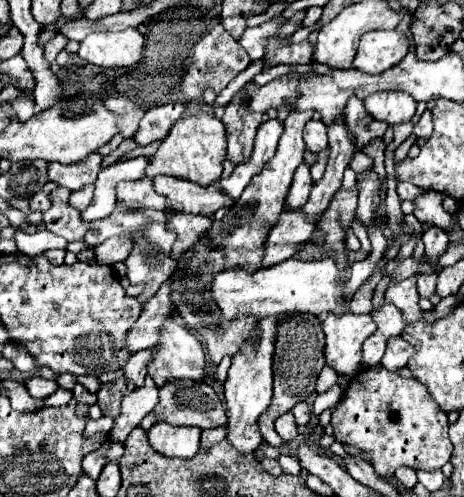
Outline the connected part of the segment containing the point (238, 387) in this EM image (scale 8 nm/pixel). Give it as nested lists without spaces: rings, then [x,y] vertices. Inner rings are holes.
[[[263,318],[259,320],[259,342],[253,340],[233,356],[233,364],[229,368],[227,380],[225,380],[225,404],[227,404],[227,442],[241,454],[251,454],[261,444],[257,418],[267,410],[271,404],[271,384],[273,384],[273,342],[275,342],[275,318]]]

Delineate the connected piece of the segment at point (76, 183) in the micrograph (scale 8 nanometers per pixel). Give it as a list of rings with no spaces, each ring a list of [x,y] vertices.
[[[93,152],[91,156],[87,156],[87,160],[83,160],[79,164],[51,162],[49,164],[49,176],[53,182],[75,192],[87,184],[93,184],[97,180],[97,174],[101,172],[101,168],[103,168],[103,156]]]

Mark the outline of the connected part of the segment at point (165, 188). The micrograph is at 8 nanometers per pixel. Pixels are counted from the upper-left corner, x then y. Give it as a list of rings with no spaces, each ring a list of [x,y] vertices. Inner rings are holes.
[[[163,174],[155,176],[151,182],[155,192],[163,194],[169,206],[175,208],[177,212],[209,216],[211,212],[233,204],[233,200],[227,200],[227,196],[223,196],[223,192],[219,192],[219,188],[215,186],[205,188],[191,180],[177,176],[163,176]]]

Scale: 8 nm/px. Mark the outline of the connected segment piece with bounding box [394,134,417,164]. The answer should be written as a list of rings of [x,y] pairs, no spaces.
[[[414,134],[410,135],[395,151],[395,164],[397,162],[401,162],[401,160],[405,159],[408,156],[408,152],[412,145],[415,144],[416,136]]]

